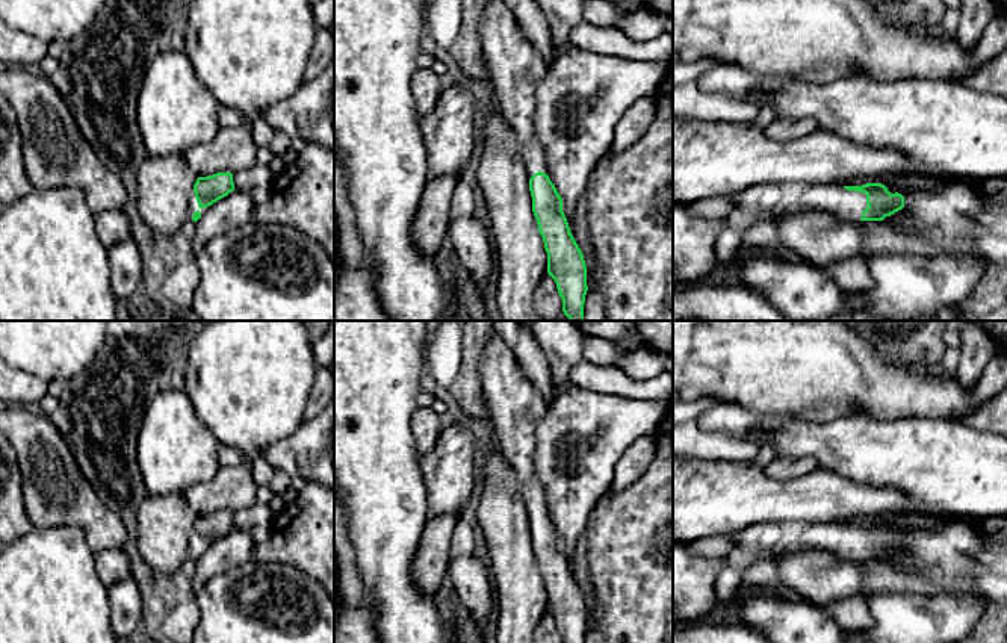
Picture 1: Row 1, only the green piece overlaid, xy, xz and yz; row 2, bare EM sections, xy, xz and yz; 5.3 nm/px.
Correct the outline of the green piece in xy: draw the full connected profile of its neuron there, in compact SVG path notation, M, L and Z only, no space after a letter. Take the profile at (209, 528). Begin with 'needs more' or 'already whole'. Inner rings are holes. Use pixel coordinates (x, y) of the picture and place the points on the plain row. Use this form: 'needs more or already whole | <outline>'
needs more | M231 511L198 516L189 534L187 558L198 560L209 545L234 530Z

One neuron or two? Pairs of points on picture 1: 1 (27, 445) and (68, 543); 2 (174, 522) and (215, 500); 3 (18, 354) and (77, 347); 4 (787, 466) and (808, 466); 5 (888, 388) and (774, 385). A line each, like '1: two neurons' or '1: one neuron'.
1: two neurons
2: two neurons
3: one neuron
4: one neuron
5: one neuron

